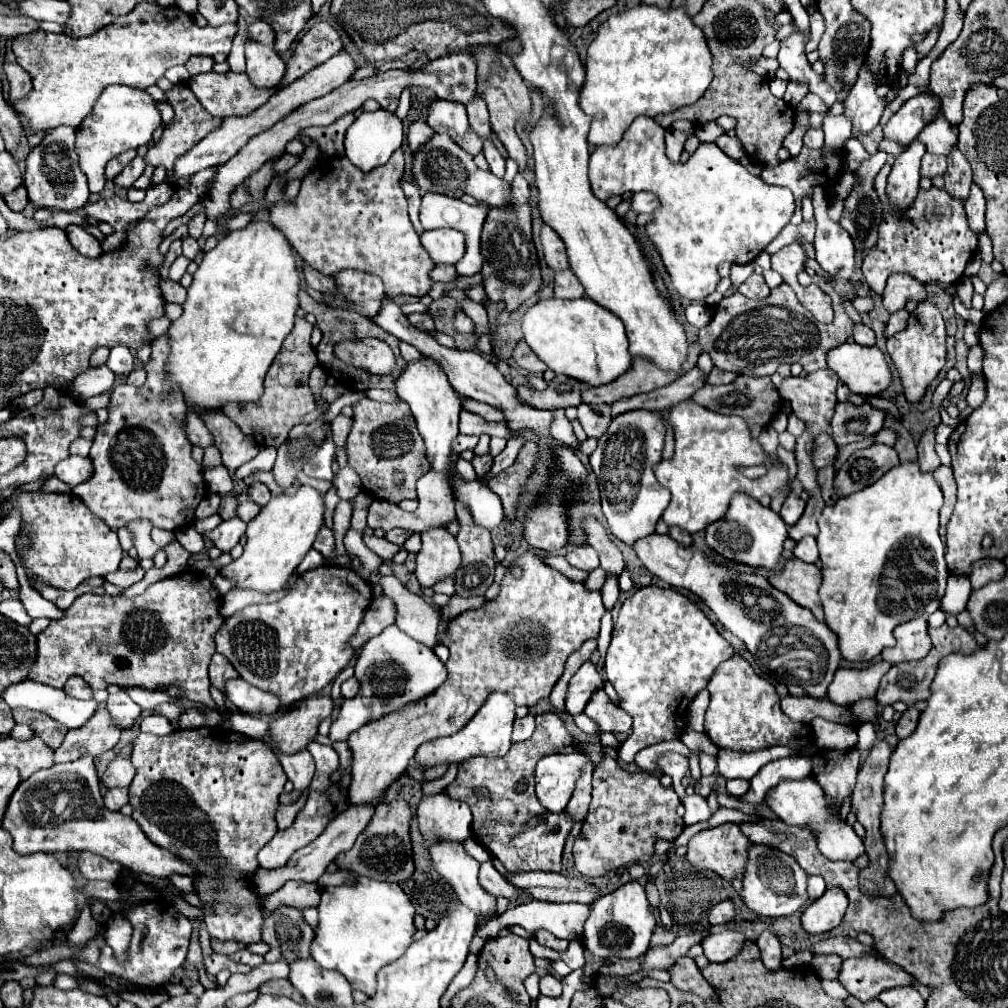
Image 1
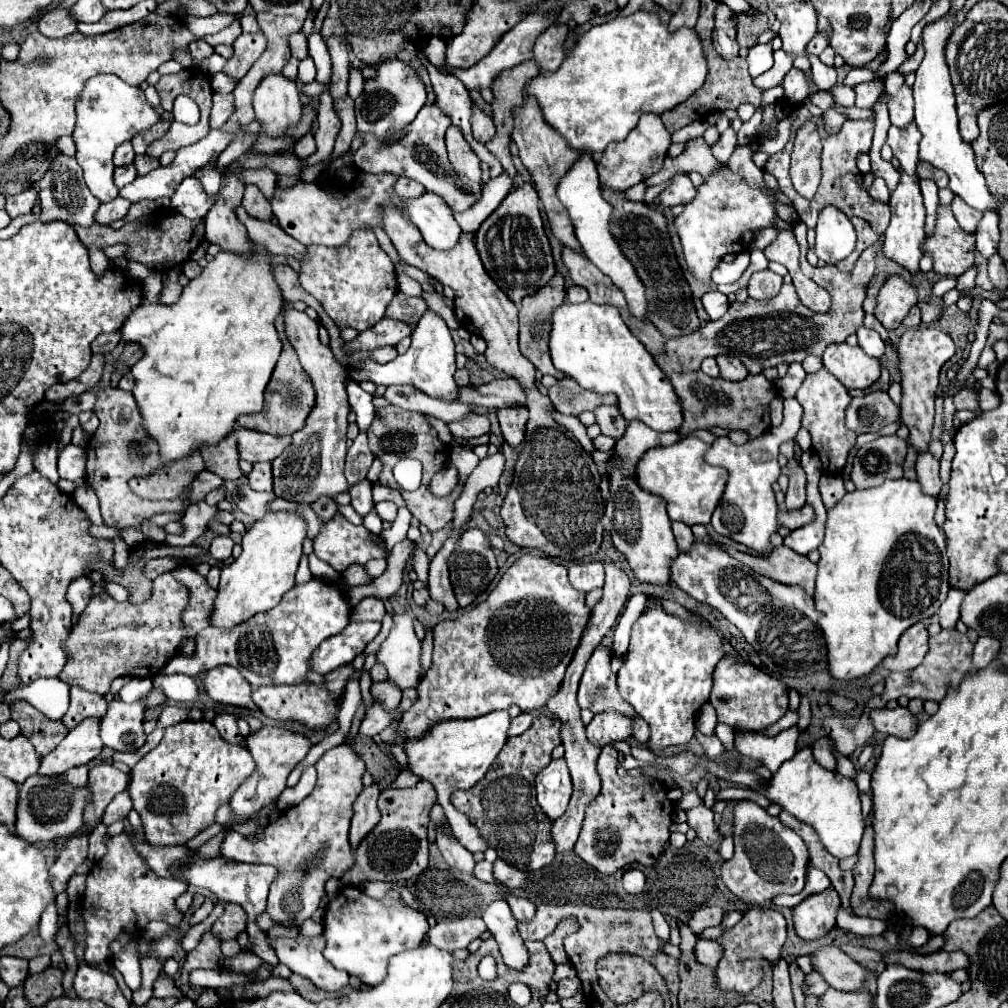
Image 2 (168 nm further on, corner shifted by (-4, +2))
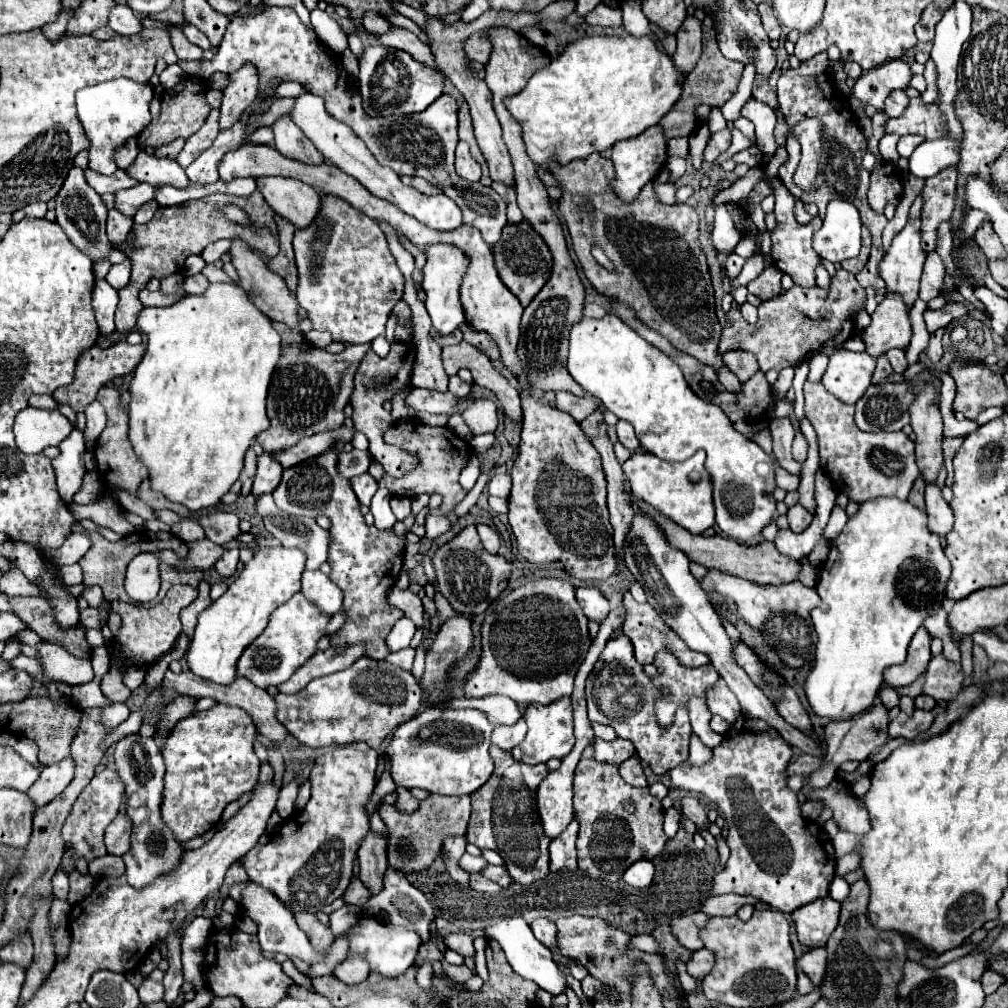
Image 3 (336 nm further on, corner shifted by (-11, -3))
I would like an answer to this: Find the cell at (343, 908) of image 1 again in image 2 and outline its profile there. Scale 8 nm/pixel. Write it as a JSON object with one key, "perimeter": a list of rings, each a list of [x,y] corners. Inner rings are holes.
{"perimeter":[[[343,887],[339,895],[329,901],[325,911],[325,949],[323,955],[333,967],[359,977],[365,985],[373,987],[387,975],[389,957],[419,947],[429,931],[425,915],[403,905],[397,889],[387,891],[383,899],[365,895],[359,887]]]}

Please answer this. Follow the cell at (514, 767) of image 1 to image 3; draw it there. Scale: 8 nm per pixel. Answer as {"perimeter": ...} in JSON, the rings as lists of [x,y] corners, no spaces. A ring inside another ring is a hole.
{"perimeter":[[[492,744],[492,760],[496,764],[490,780],[472,796],[472,816],[466,832],[466,840],[480,850],[488,848],[498,852],[508,866],[510,876],[518,884],[532,884],[548,874],[548,844],[540,816],[536,812],[536,790],[546,778],[548,768],[544,764],[526,766],[512,758],[510,752],[502,752]]]}

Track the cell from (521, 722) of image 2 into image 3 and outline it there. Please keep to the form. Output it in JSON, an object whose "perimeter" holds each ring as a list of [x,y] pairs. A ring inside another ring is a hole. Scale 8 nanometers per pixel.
{"perimeter":[[[518,720],[514,726],[502,726],[492,732],[492,742],[502,750],[512,750],[526,738],[526,722]]]}

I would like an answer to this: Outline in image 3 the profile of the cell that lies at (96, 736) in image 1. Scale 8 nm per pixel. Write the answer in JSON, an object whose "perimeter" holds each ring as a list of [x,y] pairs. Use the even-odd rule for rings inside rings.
{"perimeter":[[[66,758],[62,762],[56,762],[52,766],[46,766],[40,774],[40,778],[30,786],[28,796],[34,802],[36,808],[46,806],[52,802],[72,780],[74,776],[74,760]]]}

